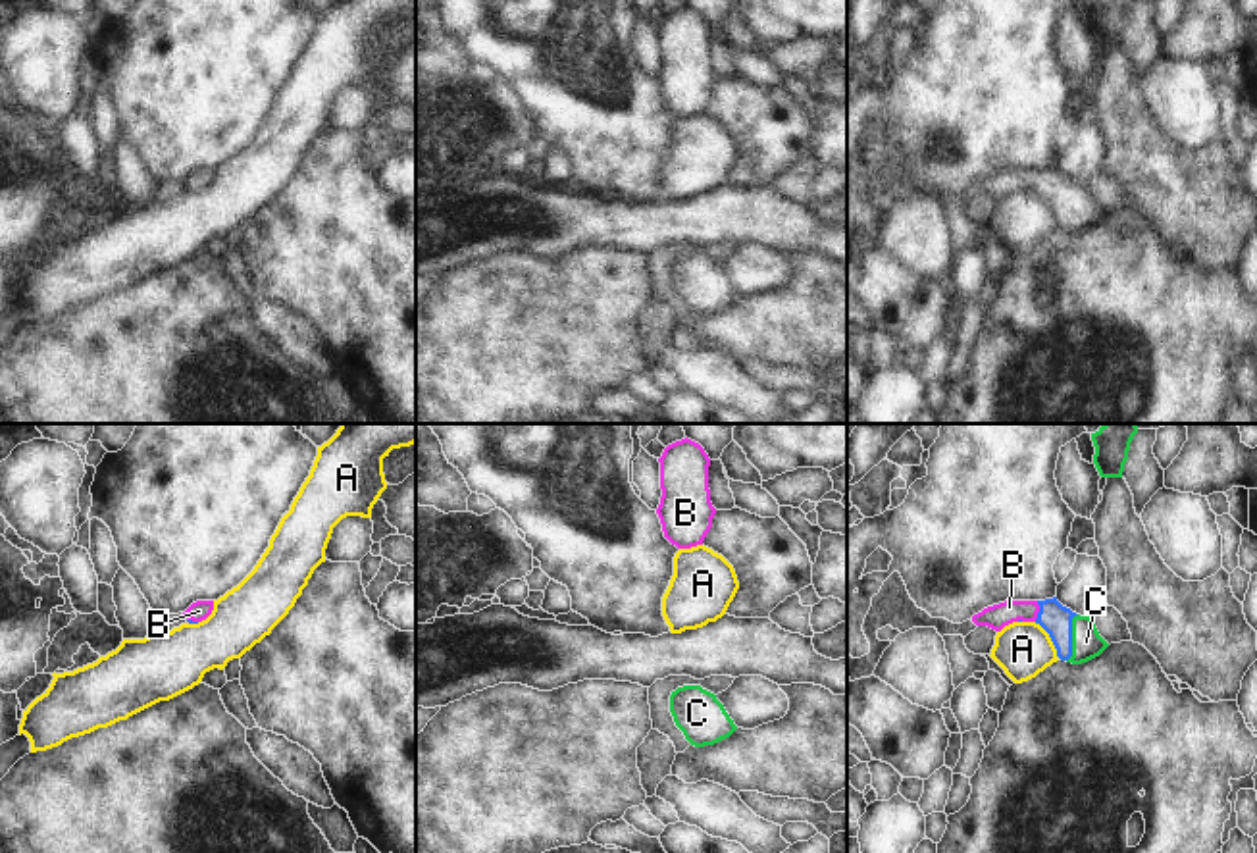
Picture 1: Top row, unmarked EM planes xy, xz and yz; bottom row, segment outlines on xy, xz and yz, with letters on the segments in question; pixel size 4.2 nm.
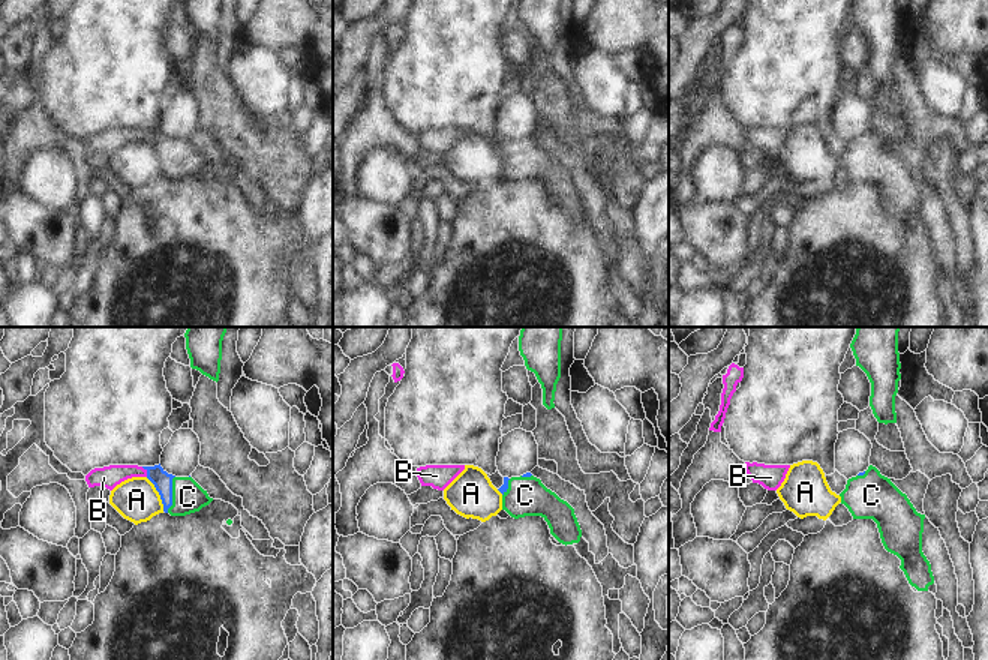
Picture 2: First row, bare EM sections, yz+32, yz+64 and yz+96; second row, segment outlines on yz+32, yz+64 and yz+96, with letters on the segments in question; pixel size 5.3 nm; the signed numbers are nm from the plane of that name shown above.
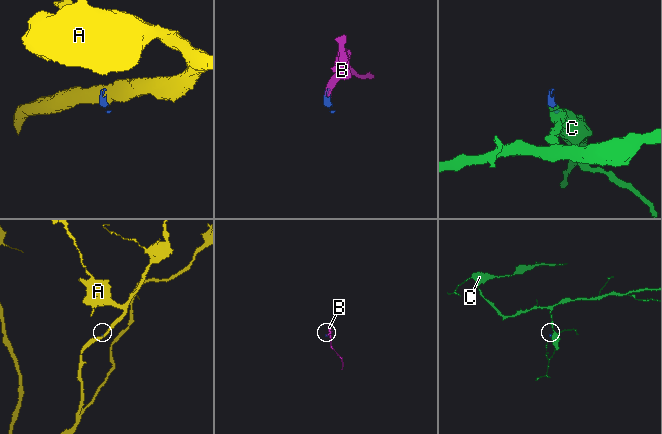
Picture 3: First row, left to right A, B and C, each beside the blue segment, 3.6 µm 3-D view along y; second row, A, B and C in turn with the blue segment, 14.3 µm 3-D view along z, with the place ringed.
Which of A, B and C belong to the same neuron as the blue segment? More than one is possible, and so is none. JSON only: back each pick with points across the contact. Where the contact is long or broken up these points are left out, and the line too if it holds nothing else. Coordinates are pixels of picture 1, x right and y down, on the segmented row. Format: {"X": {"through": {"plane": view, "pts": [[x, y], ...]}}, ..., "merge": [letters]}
{"B": {"through": {"plane": "yz", "pts": [[1055, 619], [1040, 611], [1009, 611], [998, 617]]}}, "C": {"through": {"plane": "yz", "pts": [[1055, 619], [1071, 638], [1086, 642]]}}, "merge": ["B", "C"]}

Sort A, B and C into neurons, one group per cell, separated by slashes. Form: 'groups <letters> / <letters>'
groups A / B C

